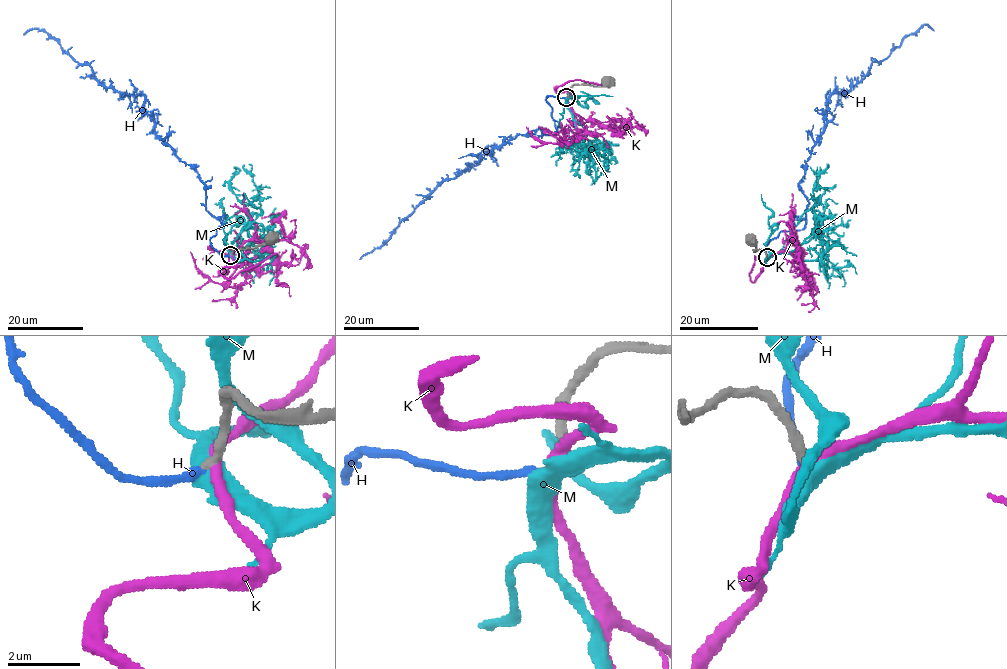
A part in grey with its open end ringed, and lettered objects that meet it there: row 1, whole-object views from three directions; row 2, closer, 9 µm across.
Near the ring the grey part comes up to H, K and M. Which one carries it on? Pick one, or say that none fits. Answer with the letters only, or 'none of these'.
H

